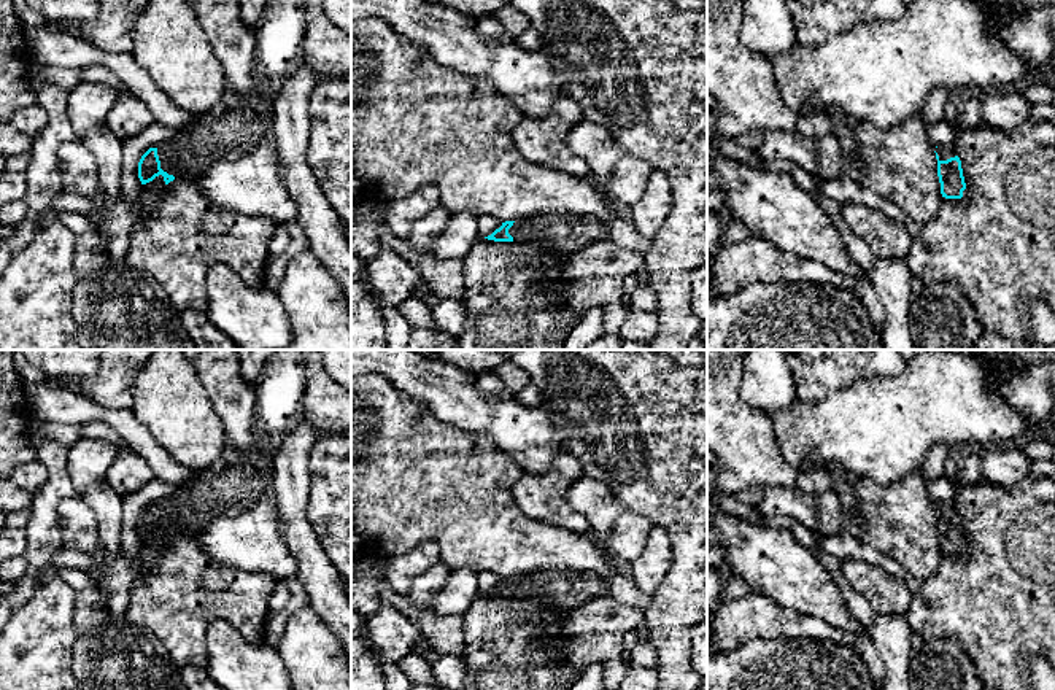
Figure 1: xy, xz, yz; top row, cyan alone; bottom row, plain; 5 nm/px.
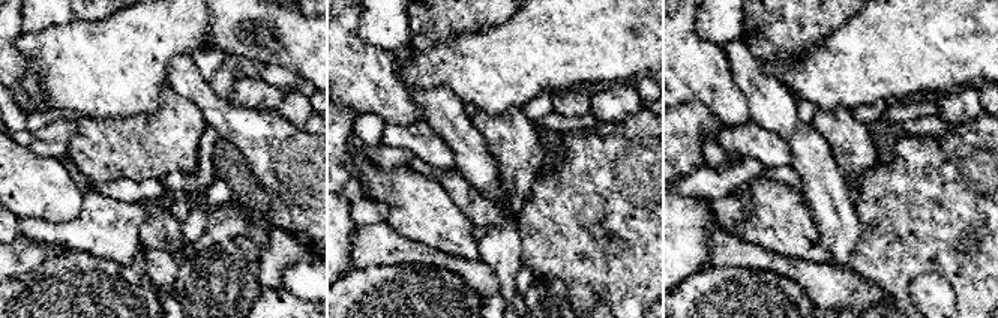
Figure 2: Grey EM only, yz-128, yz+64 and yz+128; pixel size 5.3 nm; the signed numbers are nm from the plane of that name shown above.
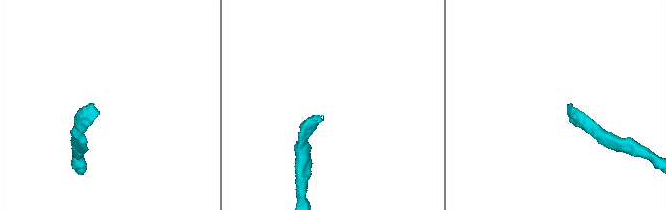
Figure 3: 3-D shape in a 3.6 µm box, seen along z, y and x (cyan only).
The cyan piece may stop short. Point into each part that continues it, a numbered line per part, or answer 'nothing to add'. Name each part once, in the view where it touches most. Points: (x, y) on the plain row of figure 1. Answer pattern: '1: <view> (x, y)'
1: yz (944, 509)

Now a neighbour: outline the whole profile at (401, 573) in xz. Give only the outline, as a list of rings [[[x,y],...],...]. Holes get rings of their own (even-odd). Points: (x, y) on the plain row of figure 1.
[[[424,541],[404,555],[378,561],[386,583],[404,596],[410,596],[416,580],[439,563],[440,550],[432,541]]]

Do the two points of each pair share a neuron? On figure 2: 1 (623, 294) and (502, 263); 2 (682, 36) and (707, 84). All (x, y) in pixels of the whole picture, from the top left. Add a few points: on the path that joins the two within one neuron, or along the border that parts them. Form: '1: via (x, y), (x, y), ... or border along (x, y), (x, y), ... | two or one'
1: border along (520, 228), (521, 260), (524, 263) | two
2: via (682, 48), (682, 57), (697, 72) | one

